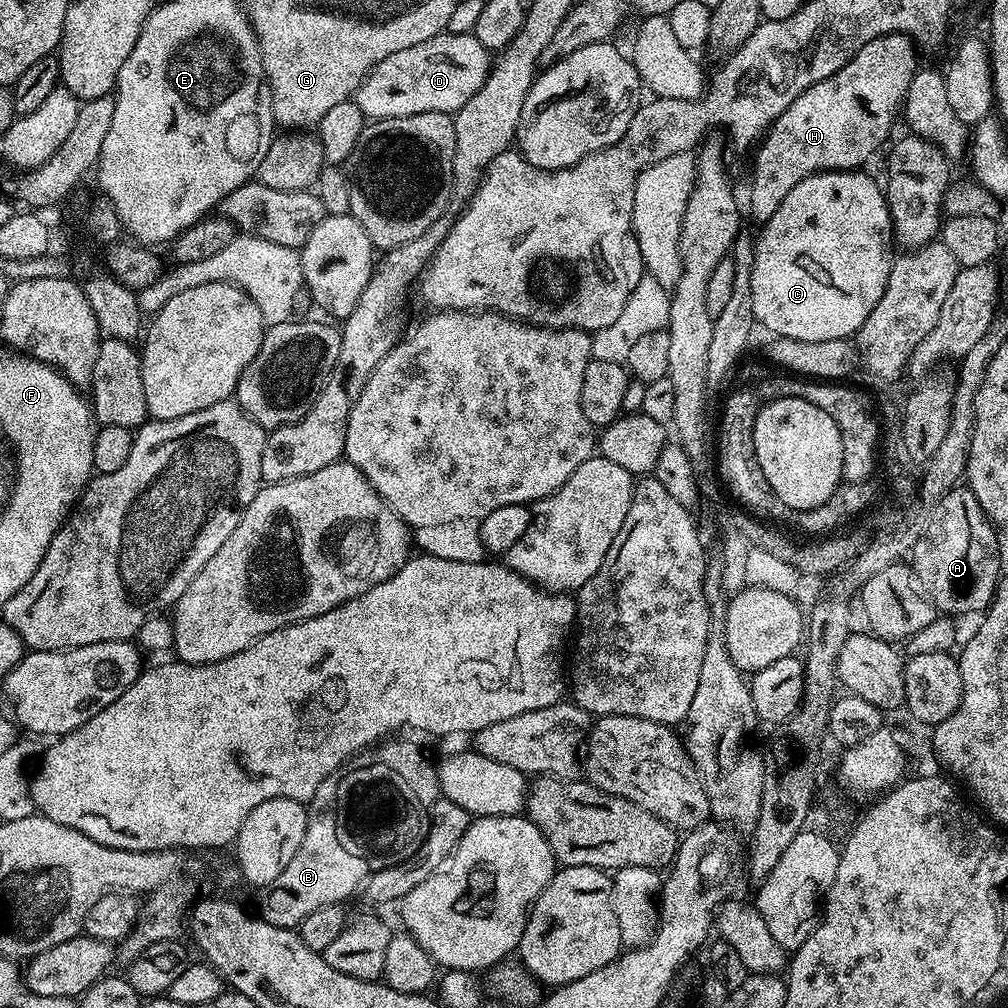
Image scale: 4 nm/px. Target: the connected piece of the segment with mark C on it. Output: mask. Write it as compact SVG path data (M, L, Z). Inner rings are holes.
M853 170L850 172L816 172L807 176L774 210L769 220L763 221L760 237L755 237L754 264L750 274L750 294L754 302L752 311L755 323L772 331L773 337L785 336L786 338L798 338L798 342L830 342L831 340L848 340L859 332L862 322L870 318L870 310L878 306L878 298L882 298L882 290L886 290L886 282L890 278L892 261L894 259L894 239L892 233L891 214L885 200L885 189L872 176L867 176L867 171Z

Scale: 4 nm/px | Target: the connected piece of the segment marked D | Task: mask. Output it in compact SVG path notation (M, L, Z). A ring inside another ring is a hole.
M445 30L434 38L426 38L426 42L418 42L418 46L410 46L410 50L398 50L398 54L382 58L382 62L372 68L371 74L356 88L354 102L369 121L393 120L427 112L455 114L459 108L466 106L466 102L470 102L492 71L493 57L488 56L488 48L483 43L488 45L479 35L470 32L454 34Z

